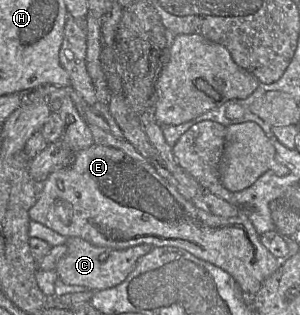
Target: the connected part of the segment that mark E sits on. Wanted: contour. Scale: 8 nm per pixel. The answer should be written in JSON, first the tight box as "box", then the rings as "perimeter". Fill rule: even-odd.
{"box":[29,143,281,297],"perimeter":[[[95,143],[88,148],[75,153],[72,163],[68,167],[51,173],[40,184],[38,187],[38,200],[29,210],[29,217],[32,221],[41,223],[62,236],[67,238],[81,238],[96,246],[122,250],[141,244],[150,244],[153,247],[171,246],[184,249],[201,260],[207,261],[229,273],[246,297],[253,297],[259,291],[262,283],[273,273],[275,273],[281,265],[281,260],[270,253],[269,250],[261,243],[260,234],[256,231],[248,217],[242,212],[239,216],[224,218],[201,210],[200,208],[194,206],[191,201],[185,199],[179,191],[177,191],[174,186],[163,178],[159,174],[158,170],[148,161],[135,160],[121,150],[108,146],[97,145]]]}

